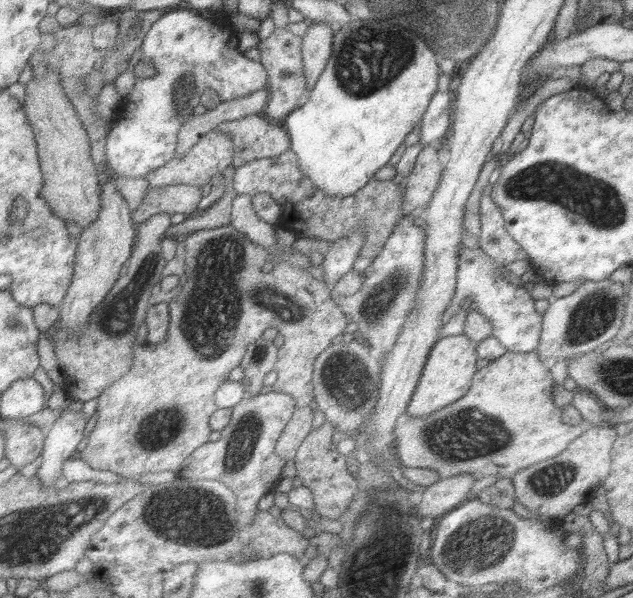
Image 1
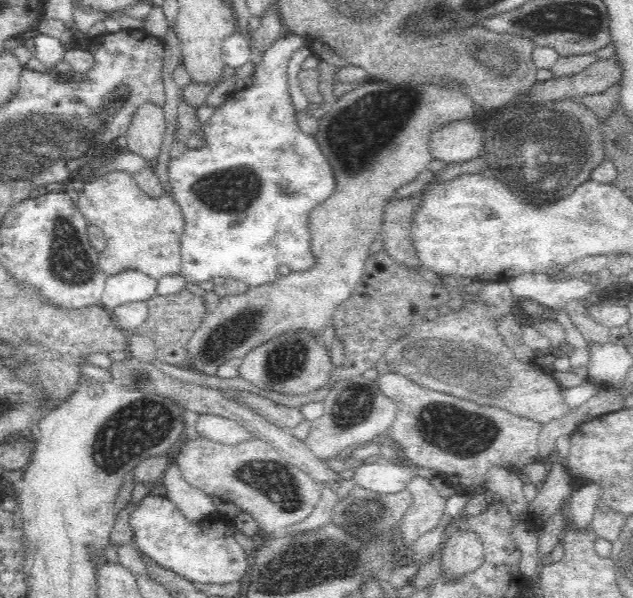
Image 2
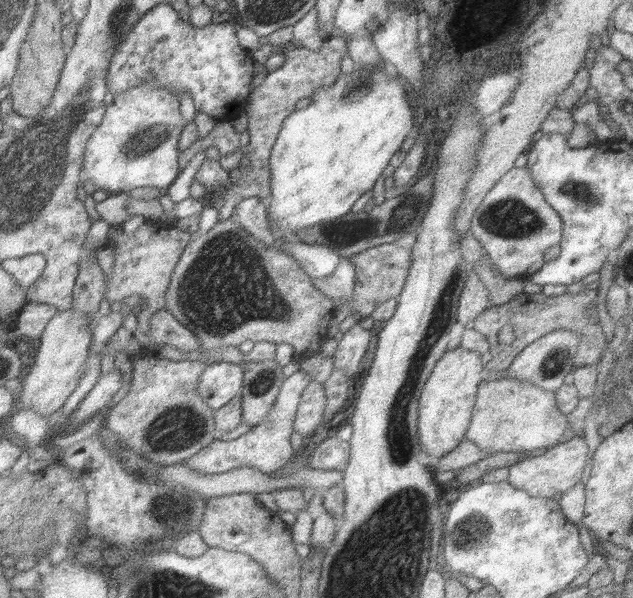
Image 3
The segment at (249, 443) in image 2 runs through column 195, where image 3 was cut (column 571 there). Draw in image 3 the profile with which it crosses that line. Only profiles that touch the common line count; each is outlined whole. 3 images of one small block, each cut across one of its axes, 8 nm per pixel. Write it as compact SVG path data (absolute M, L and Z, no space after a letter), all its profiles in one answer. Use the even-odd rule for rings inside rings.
M575 436L575 438L571 438L563 444L551 446L541 456L527 458L527 460L521 460L521 462L513 464L509 468L507 482L513 484L513 488L517 488L517 490L525 490L529 496L547 496L547 498L551 498L557 492L561 492L561 494L567 492L569 488L573 488L581 480L585 460L587 460L587 446L585 446L583 438Z

